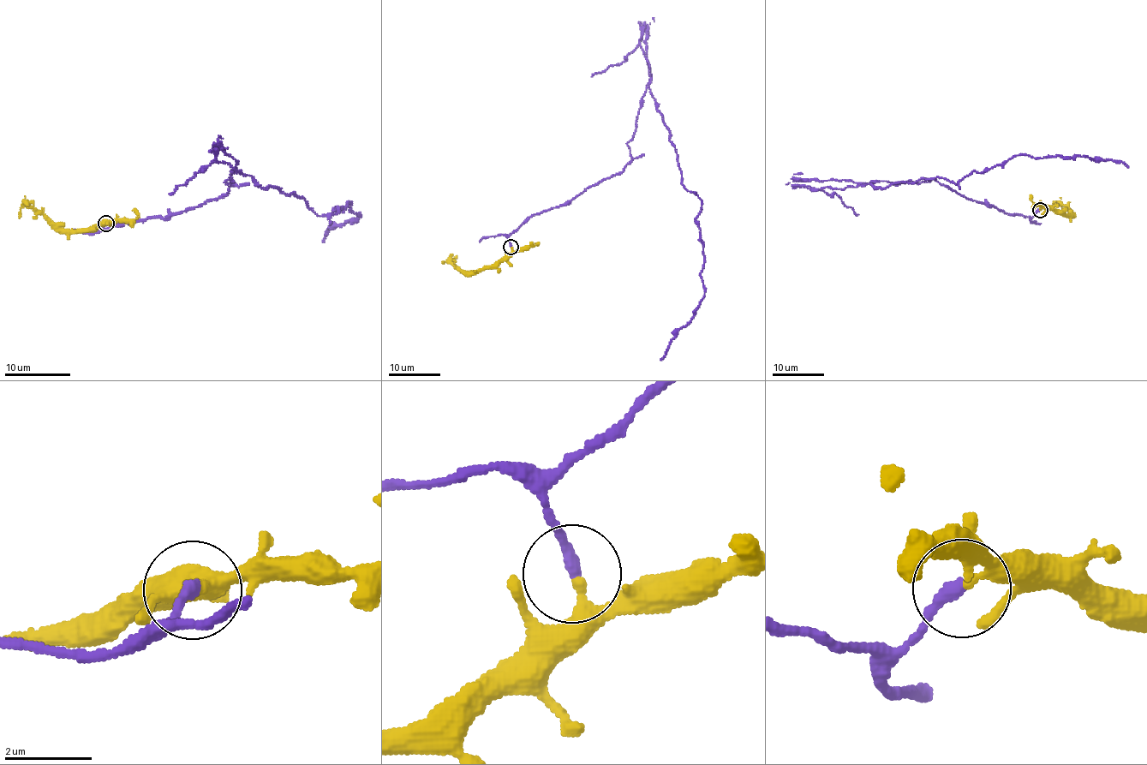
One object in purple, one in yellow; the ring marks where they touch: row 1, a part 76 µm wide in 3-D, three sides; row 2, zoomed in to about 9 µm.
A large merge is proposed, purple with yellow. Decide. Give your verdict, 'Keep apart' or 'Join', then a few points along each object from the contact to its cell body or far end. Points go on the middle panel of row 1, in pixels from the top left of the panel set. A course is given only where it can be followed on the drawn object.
Keep apart. Course of purple: (511, 247), (530, 217), (623, 170), (649, 86), (681, 182), (701, 200), (703, 257), (704, 296), (660, 360). Course of yellow: (511, 247), (510, 253), (492, 265), (474, 272), (464, 274), (450, 263), (442, 263)

